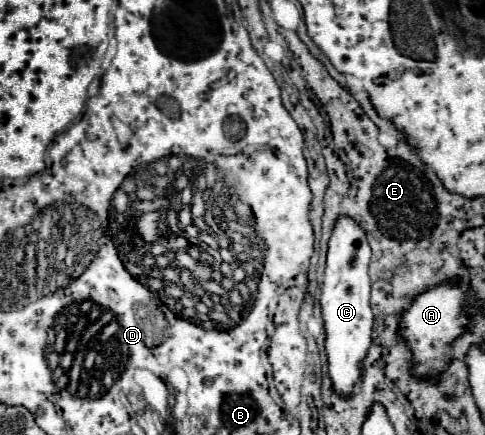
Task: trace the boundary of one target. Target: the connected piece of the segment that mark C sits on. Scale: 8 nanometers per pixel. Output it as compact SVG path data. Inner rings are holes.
M341 214L335 220L329 250L325 280L321 288L321 310L325 320L325 350L329 356L329 376L333 380L335 392L347 396L361 380L361 360L371 346L371 328L373 328L373 310L369 306L371 296L371 278L369 278L369 260L371 248L367 234L359 222Z

